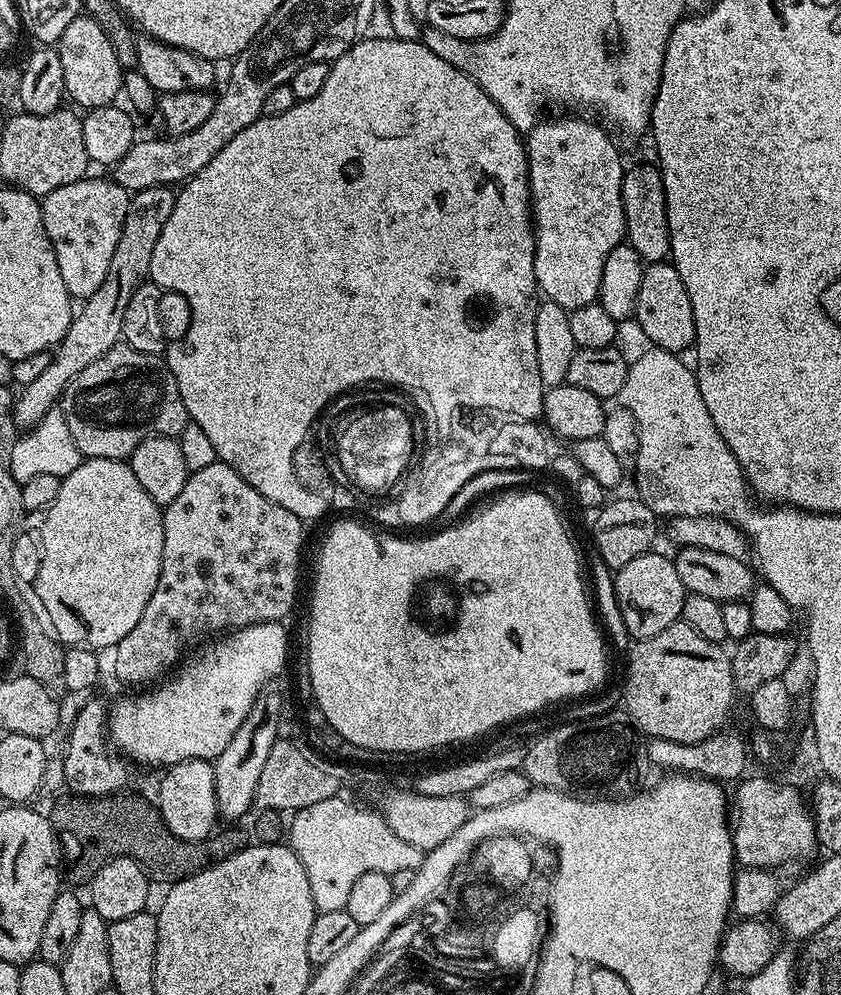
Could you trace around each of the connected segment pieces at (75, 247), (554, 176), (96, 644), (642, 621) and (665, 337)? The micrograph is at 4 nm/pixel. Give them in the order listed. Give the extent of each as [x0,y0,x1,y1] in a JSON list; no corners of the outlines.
[[40,178,130,298],[526,120,626,312],[36,458,164,650],[615,550,685,641],[634,262,696,354]]

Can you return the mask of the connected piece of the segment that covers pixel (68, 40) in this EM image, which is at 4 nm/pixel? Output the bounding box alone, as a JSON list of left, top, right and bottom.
[58,14,122,110]

